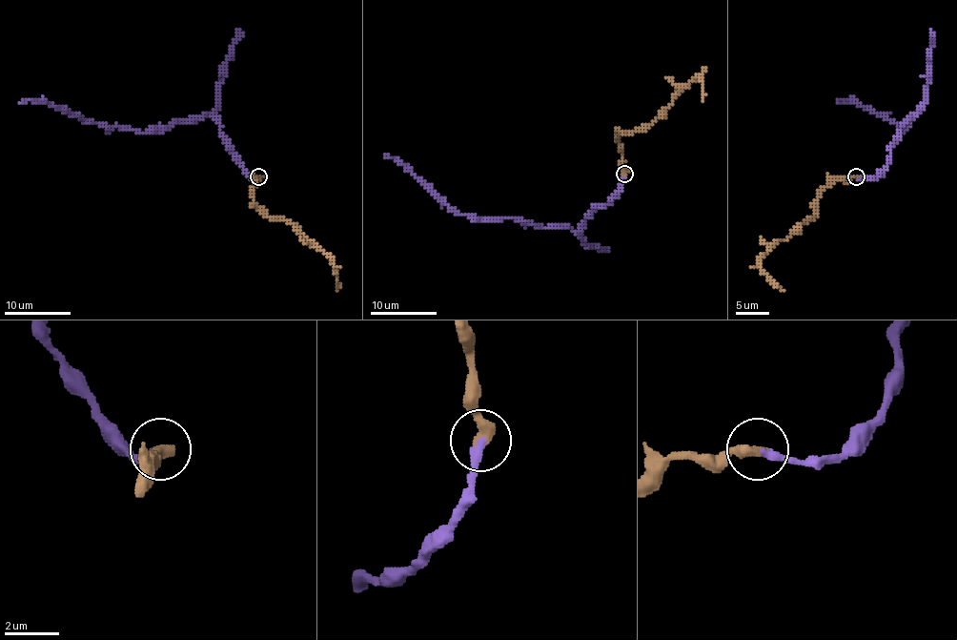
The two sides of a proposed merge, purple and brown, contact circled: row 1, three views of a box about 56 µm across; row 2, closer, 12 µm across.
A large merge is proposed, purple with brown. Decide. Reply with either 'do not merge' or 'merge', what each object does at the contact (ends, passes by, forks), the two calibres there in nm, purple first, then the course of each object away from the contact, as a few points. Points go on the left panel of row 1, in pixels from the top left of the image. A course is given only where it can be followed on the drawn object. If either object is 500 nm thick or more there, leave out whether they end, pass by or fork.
merge; purple ends; brown ends; calibres 320 and 440 nm; course purple (259, 175), (254, 179), (240, 166), (211, 115), (144, 133), (89, 124), (47, 104), (20, 104); course brown (259, 175), (253, 189), (253, 197), (257, 206), (269, 217), (289, 220), (329, 258), (337, 289)

